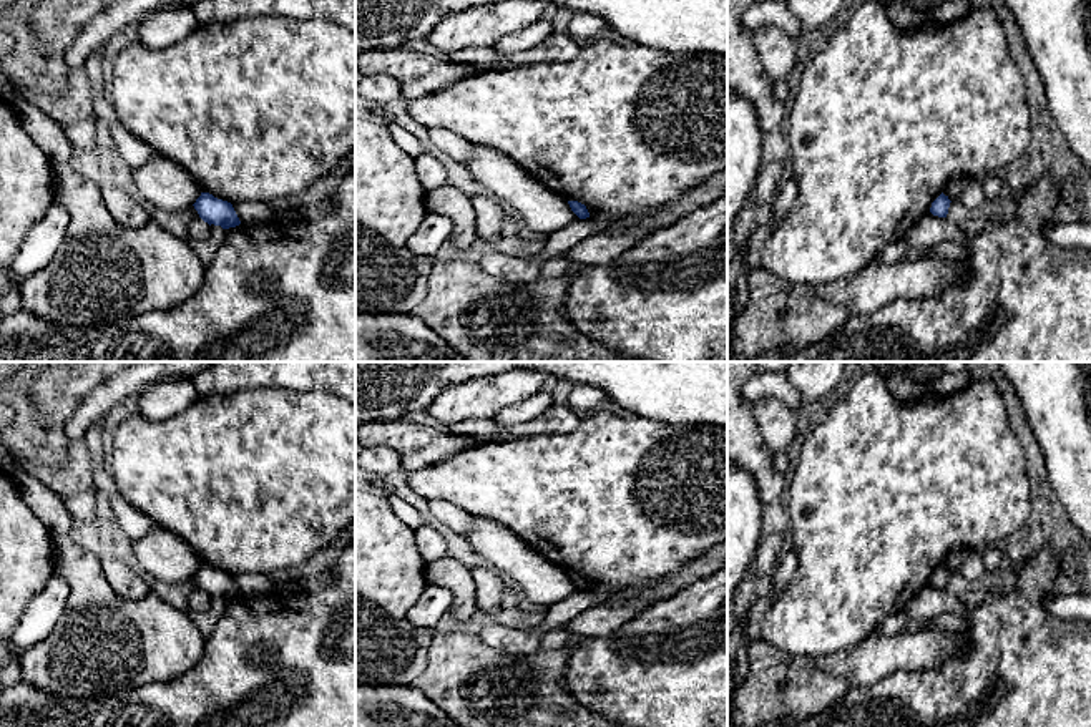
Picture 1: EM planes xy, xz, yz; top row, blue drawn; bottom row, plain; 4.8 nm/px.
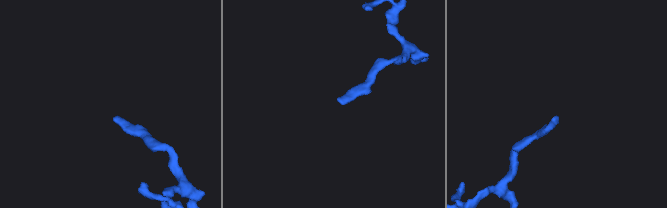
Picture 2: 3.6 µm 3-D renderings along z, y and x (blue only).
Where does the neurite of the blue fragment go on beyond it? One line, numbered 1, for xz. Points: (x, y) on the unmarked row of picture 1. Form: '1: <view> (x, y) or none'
1: none

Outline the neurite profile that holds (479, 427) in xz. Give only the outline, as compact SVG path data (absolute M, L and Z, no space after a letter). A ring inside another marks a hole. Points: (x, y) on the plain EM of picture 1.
M473 418L453 423L447 432L453 435L468 435L470 438L478 438L495 433L501 425L497 420Z

